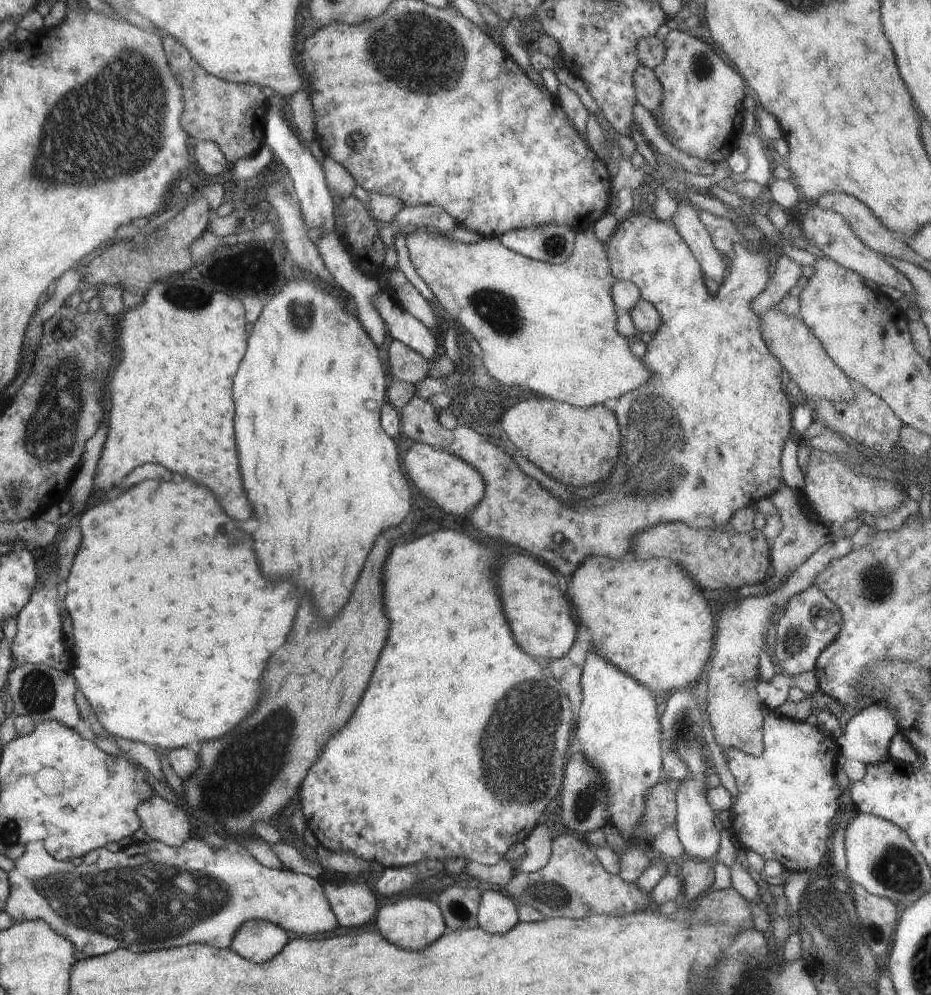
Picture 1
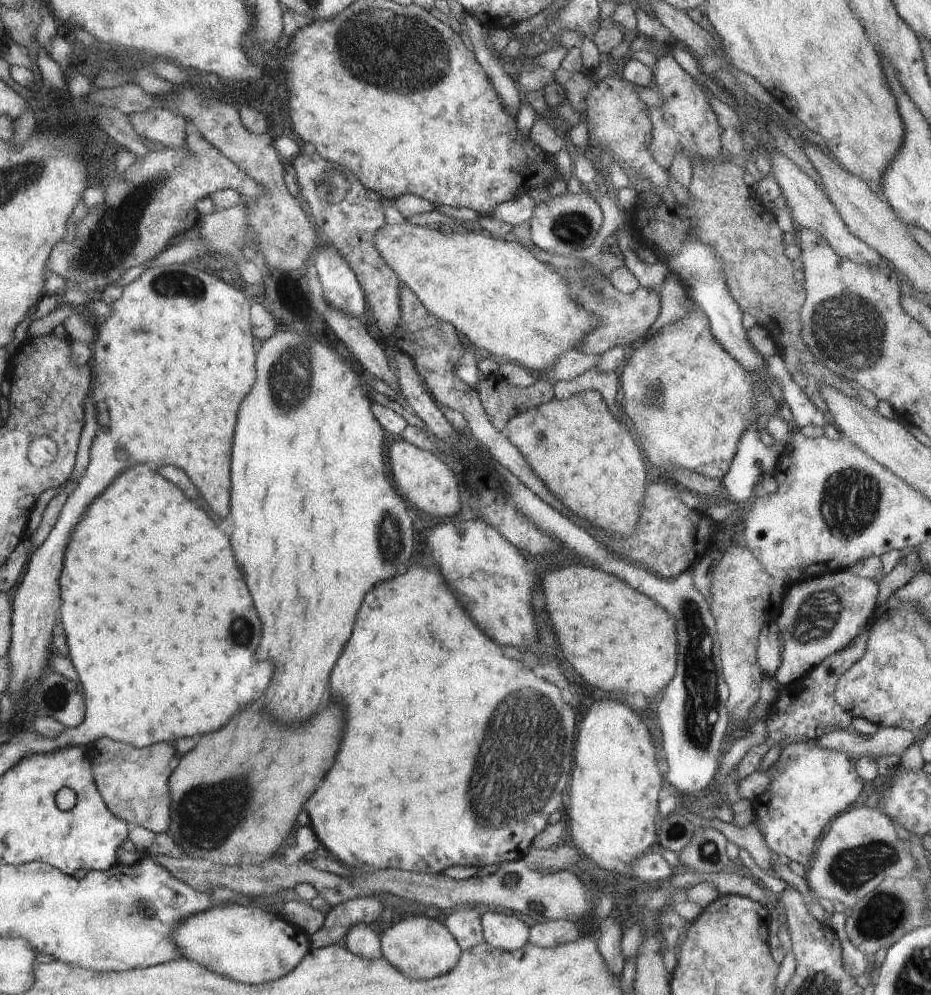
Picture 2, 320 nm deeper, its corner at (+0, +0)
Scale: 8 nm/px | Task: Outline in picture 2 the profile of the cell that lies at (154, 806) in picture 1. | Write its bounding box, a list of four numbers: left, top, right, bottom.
[86,738,177,834]

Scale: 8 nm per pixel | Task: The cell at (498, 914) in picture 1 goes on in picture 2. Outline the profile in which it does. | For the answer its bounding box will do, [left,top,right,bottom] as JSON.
[481,912,529,951]

